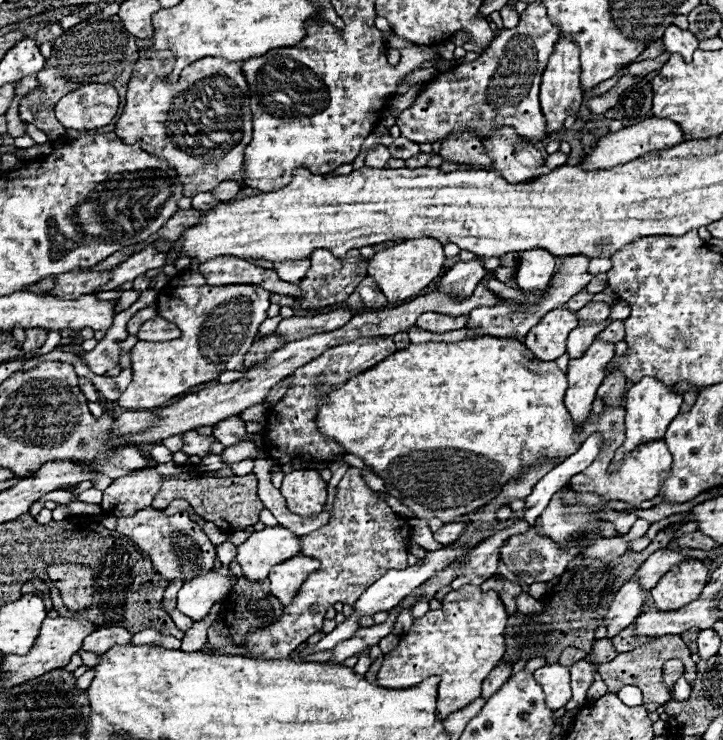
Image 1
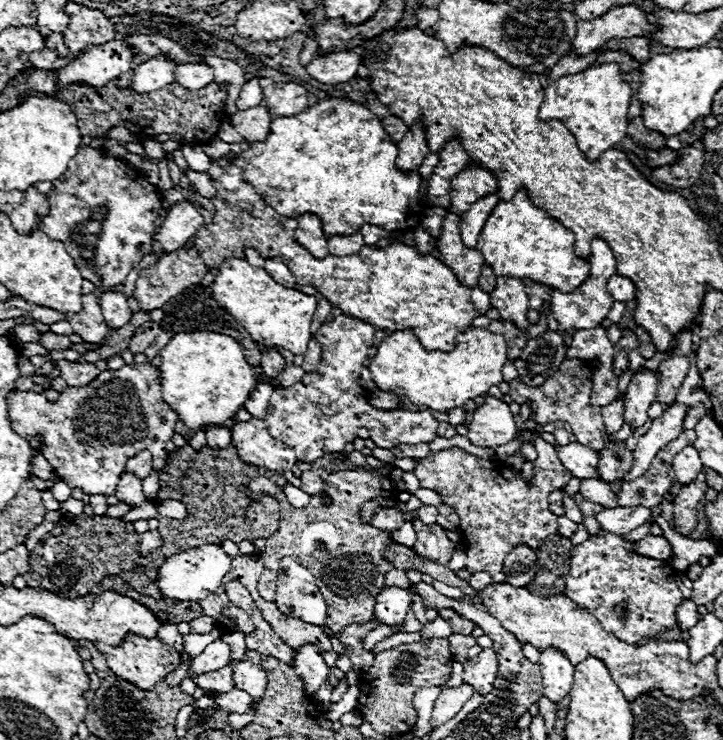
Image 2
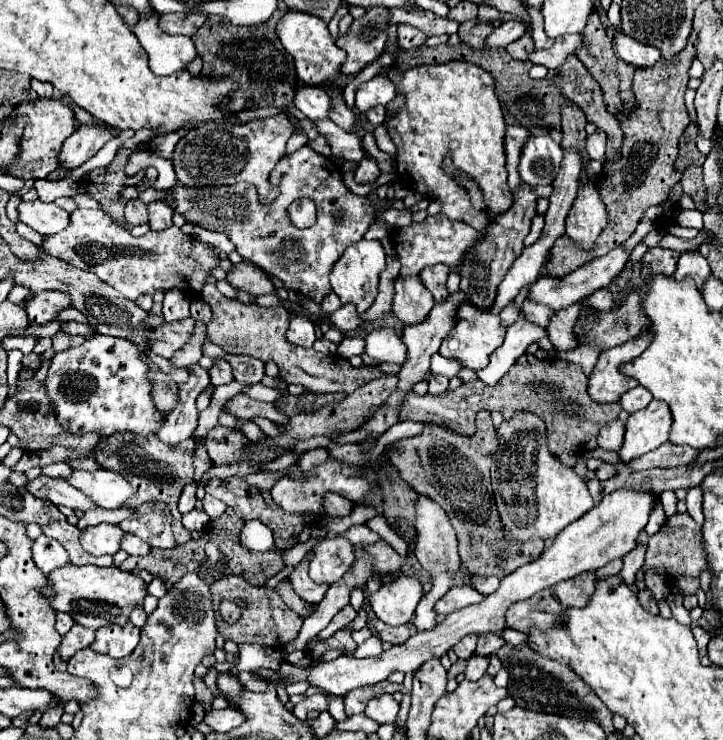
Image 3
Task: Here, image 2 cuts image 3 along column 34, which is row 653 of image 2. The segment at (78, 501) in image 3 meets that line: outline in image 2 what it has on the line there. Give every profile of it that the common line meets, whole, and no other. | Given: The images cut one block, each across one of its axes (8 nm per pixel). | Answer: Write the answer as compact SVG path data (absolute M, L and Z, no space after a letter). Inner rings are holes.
M484 648L478 656L464 662L464 682L474 686L480 694L488 694L494 688L496 676L498 654L492 648Z

